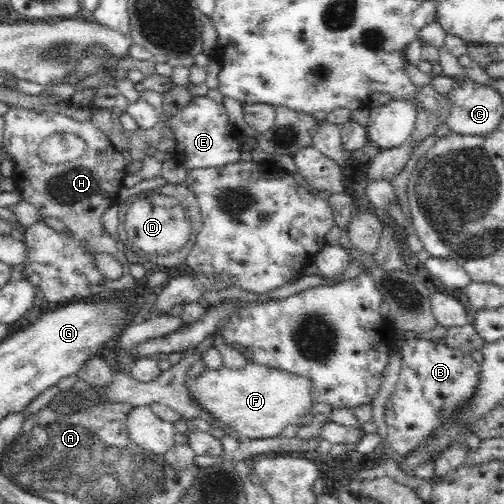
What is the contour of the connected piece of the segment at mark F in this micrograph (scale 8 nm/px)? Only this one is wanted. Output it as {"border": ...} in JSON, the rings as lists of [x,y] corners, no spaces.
{"border":[[[232,343],[231,348],[245,358],[246,366],[206,369],[199,378],[189,379],[187,391],[196,399],[197,406],[238,431],[242,439],[273,438],[290,424],[299,427],[311,424],[315,385],[310,378],[261,366],[254,361],[254,353],[240,343]]]}

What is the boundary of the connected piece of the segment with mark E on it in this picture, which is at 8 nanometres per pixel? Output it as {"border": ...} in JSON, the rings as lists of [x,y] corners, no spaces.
{"border":[[[193,95],[183,109],[169,118],[169,129],[176,139],[174,158],[188,170],[238,162],[244,151],[242,137],[234,134],[237,127],[228,118],[228,112],[222,103],[218,104],[208,95]]]}

